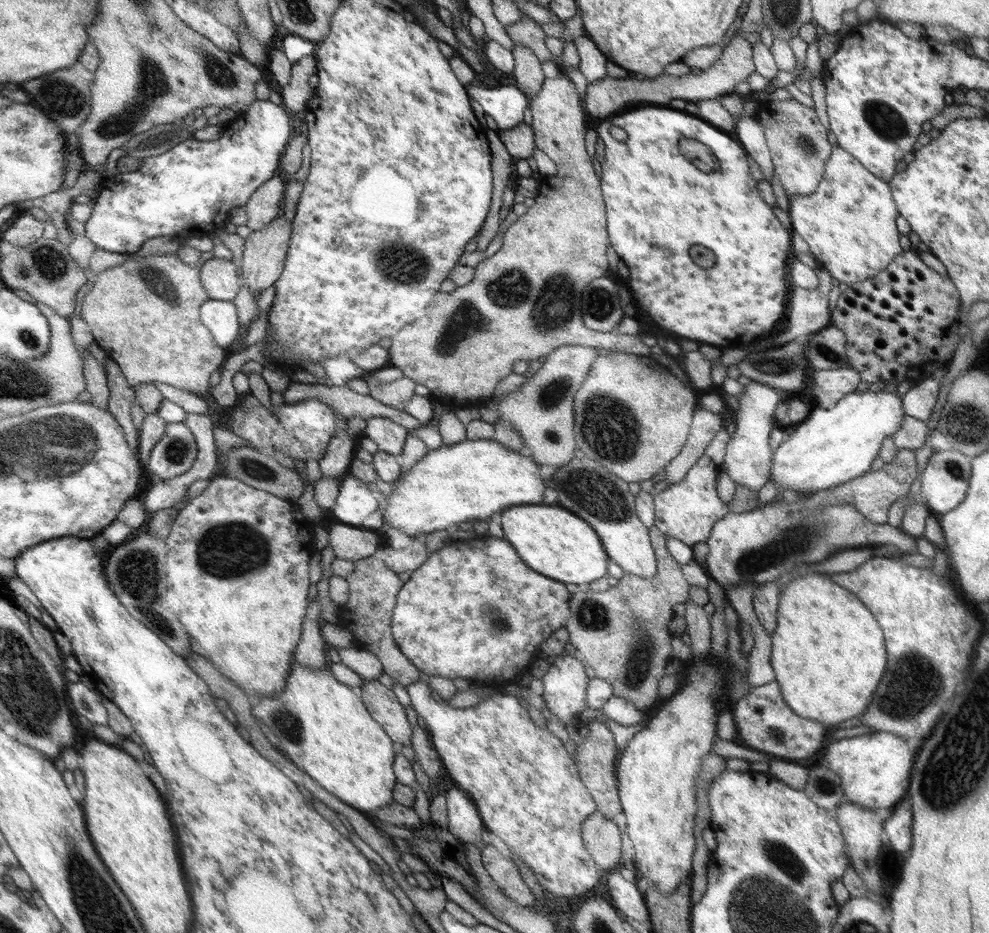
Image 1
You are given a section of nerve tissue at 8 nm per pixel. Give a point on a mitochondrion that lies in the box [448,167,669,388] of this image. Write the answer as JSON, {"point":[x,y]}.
{"point":[556,301]}

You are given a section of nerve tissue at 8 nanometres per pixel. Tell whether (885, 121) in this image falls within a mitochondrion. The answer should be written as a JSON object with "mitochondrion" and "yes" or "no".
{"mitochondrion":"yes"}

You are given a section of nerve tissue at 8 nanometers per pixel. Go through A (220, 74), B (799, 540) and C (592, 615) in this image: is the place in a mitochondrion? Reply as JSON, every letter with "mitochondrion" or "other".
{"A":"mitochondrion","B":"mitochondrion","C":"mitochondrion"}

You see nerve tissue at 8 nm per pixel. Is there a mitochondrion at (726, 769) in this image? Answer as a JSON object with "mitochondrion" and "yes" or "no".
{"mitochondrion":"no"}

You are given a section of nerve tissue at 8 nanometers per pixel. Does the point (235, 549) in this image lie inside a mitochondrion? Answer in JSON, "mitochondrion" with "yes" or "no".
{"mitochondrion":"yes"}

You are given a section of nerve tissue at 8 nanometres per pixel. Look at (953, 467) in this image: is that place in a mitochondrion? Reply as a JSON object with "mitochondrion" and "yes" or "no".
{"mitochondrion":"yes"}

